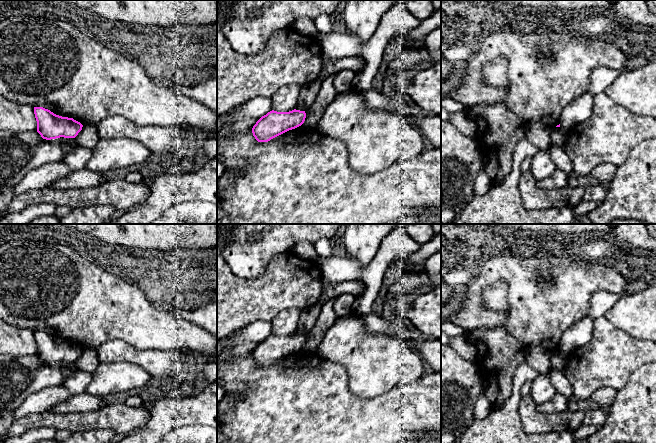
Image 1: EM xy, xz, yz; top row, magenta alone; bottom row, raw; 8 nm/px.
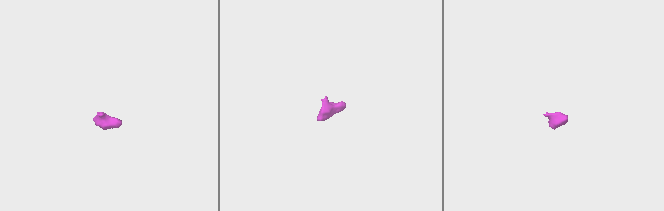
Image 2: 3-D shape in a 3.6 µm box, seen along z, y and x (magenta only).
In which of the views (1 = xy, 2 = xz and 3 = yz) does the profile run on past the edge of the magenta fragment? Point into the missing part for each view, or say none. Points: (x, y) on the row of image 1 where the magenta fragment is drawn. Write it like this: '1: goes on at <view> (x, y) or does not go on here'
1: does not go on here
2: does not go on here
3: does not go on here

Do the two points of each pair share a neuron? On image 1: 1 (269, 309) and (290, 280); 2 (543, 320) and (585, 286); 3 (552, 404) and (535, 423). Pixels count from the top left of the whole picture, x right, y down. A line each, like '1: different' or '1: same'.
1: same
2: same
3: different

